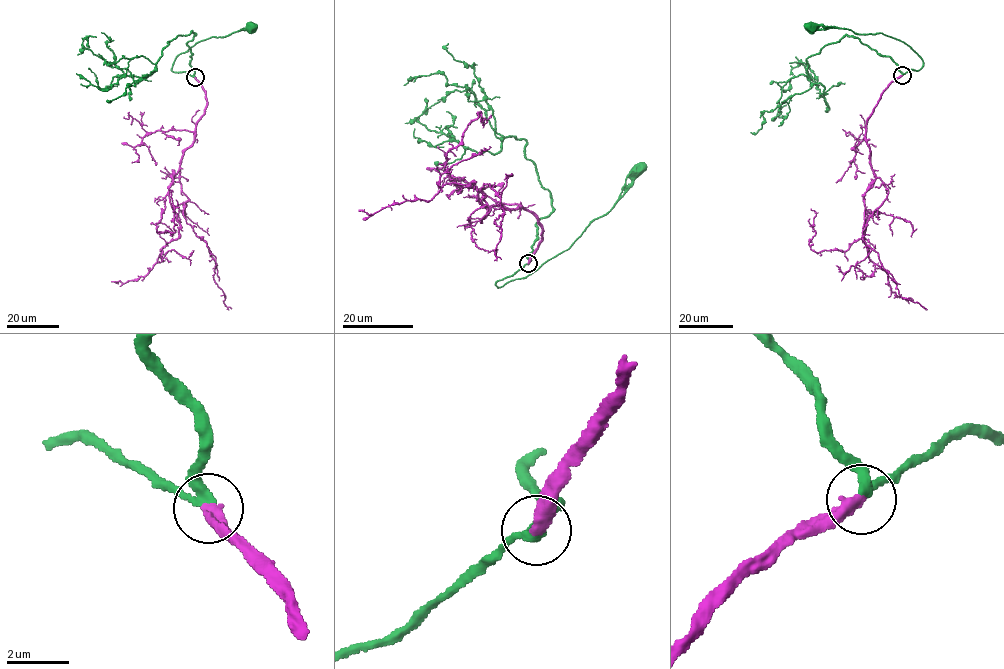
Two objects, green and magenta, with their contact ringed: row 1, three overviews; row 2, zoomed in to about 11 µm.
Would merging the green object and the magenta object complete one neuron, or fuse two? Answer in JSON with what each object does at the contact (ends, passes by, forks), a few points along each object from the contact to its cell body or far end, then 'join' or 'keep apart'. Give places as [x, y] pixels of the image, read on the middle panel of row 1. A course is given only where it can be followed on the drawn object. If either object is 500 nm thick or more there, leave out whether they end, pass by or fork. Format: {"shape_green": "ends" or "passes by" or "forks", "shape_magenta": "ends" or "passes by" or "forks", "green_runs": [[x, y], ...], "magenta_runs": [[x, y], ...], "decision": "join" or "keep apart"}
{"shape_green": "passes by", "shape_magenta": "ends", "green_runs": [[528, 263], [496, 284], [501, 287], [532, 274], [567, 249], [594, 220], [610, 210], [629, 186], [635, 169]], "magenta_runs": [[528, 263], [537, 218], [494, 205], [481, 223], [483, 184], [504, 212], [493, 223], [501, 259]], "decision": "join"}

